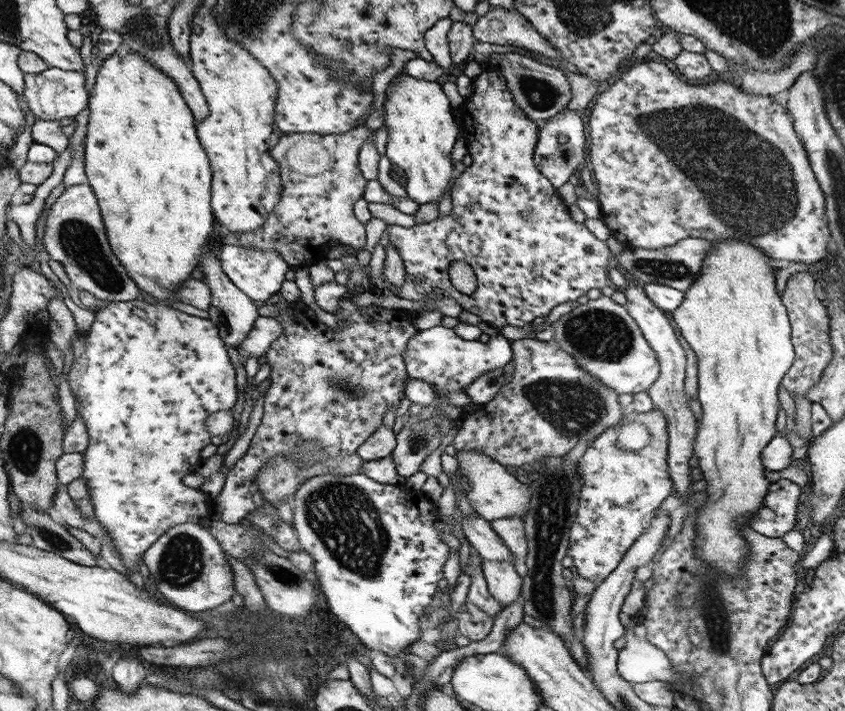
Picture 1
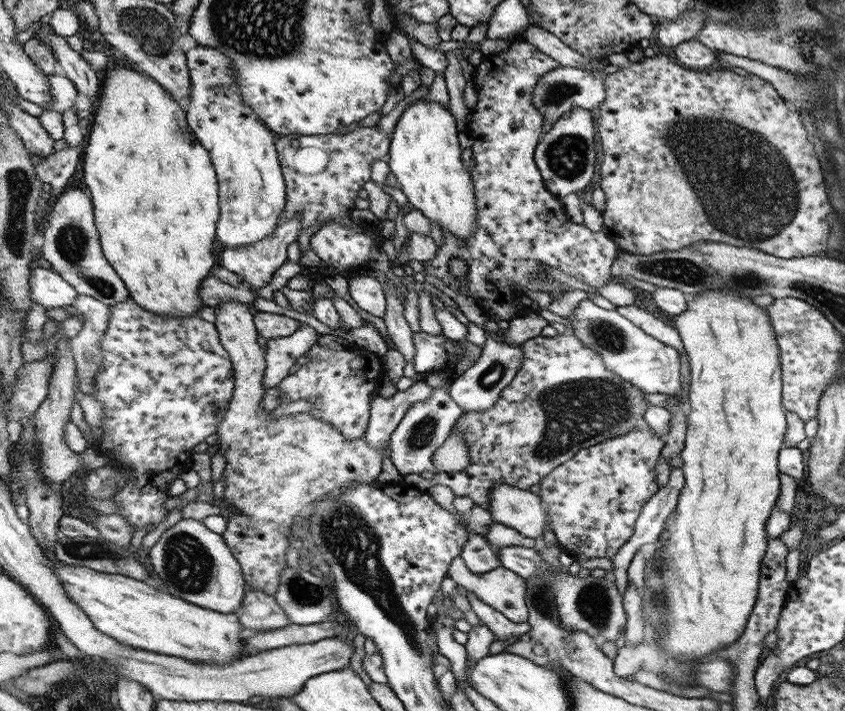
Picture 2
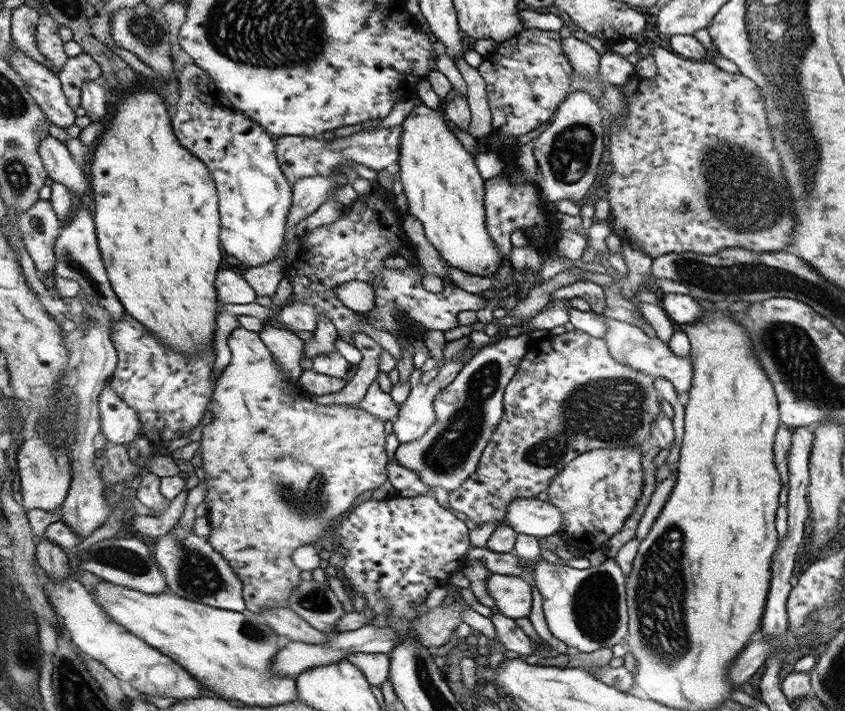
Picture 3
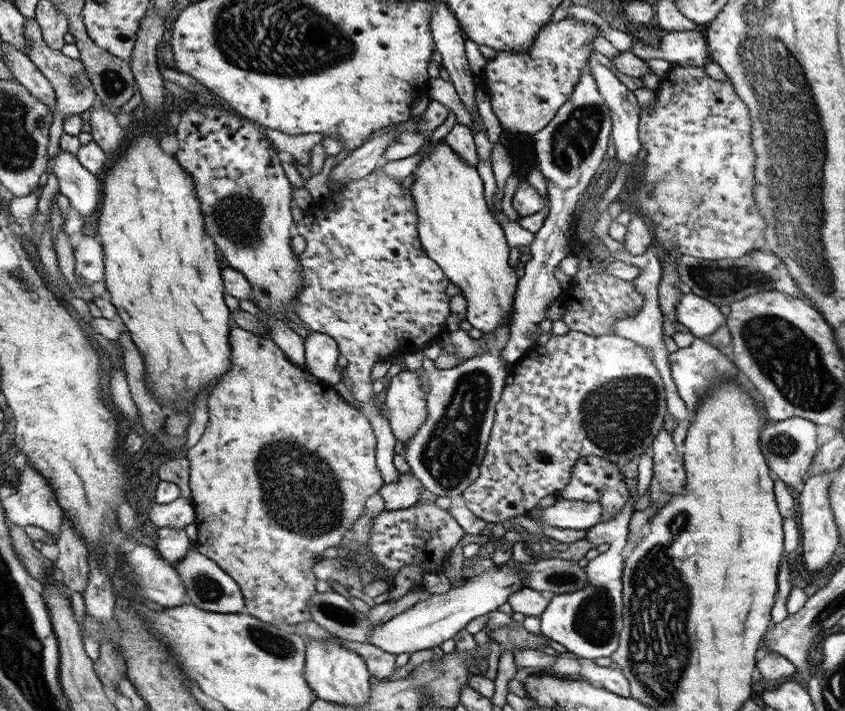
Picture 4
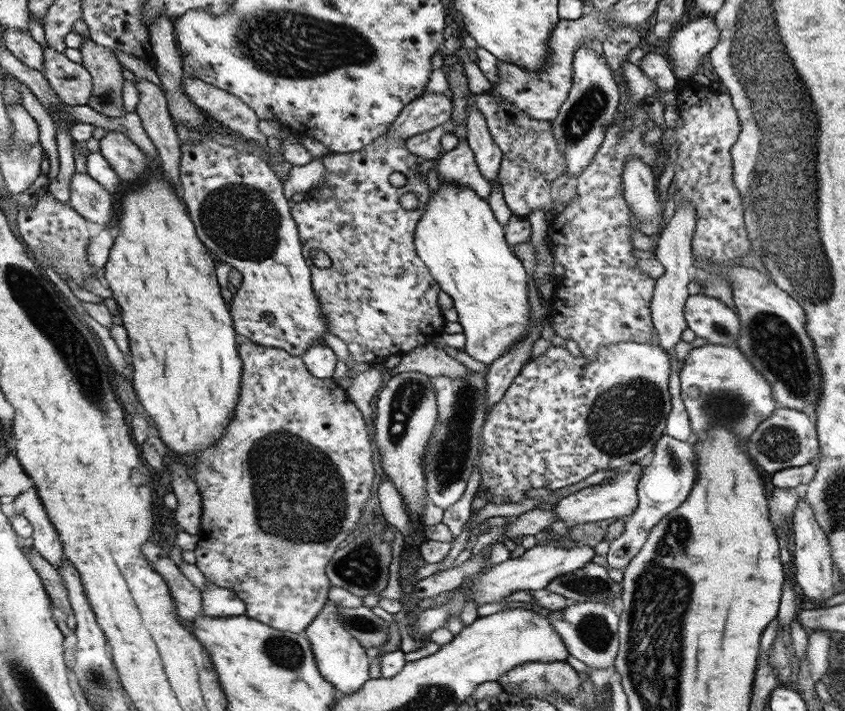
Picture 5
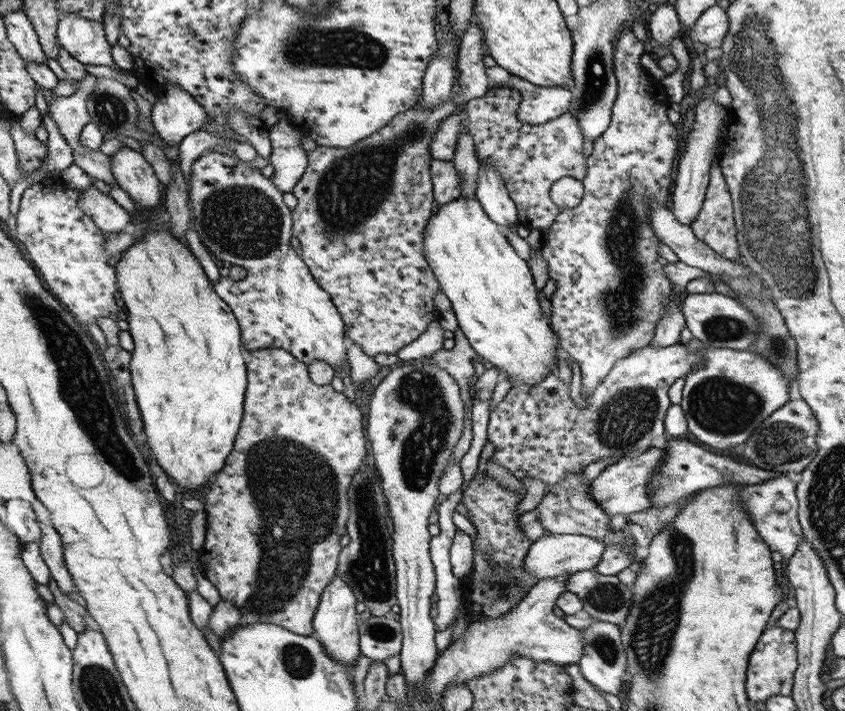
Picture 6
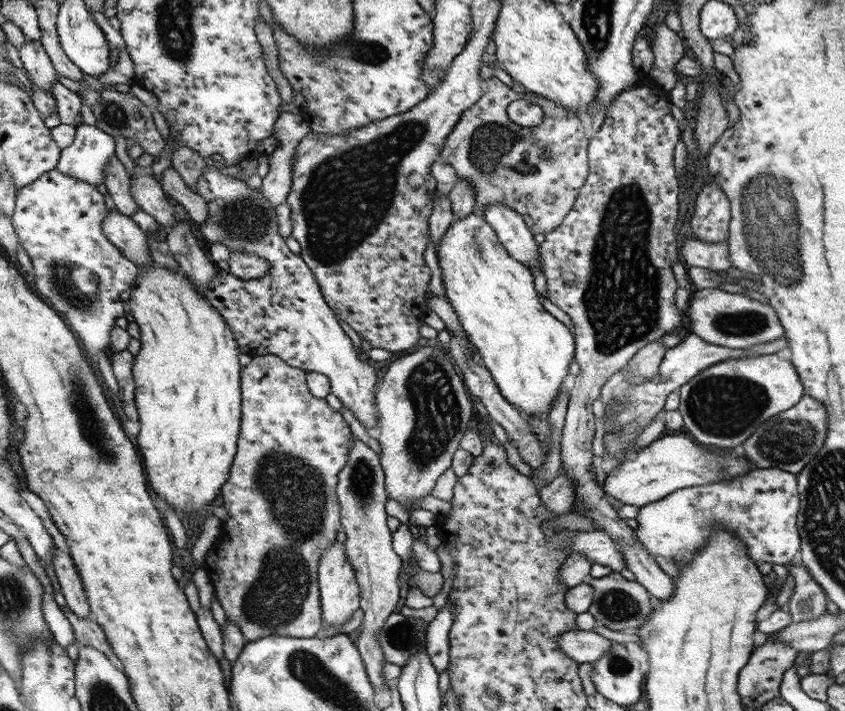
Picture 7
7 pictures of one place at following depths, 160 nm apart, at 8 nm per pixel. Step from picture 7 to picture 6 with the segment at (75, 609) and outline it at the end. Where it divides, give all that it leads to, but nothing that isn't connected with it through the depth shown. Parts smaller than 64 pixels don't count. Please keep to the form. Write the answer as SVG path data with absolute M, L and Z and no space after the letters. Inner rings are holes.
M42 525L43 536L39 540L39 549L42 558L48 565L51 572L51 578L57 582L60 590L67 595L75 594L72 591L72 577L67 569L64 555L63 542L58 531L52 525Z

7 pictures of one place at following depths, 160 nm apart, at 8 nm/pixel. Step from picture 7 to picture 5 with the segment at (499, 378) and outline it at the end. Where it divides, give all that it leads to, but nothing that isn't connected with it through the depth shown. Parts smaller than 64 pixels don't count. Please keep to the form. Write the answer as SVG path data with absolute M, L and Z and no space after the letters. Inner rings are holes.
M440 183L424 212L415 229L419 258L454 302L466 337L464 352L490 366L525 337L530 324L526 270L510 252L504 230L494 218L488 202L484 202L473 188Z

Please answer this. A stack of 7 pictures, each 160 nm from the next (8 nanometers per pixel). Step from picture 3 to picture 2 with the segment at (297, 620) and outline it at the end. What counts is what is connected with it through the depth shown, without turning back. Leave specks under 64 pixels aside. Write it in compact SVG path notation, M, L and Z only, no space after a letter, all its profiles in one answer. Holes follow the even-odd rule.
M247 587L243 604L238 610L239 621L255 631L269 631L287 627L290 622L276 599L266 591Z

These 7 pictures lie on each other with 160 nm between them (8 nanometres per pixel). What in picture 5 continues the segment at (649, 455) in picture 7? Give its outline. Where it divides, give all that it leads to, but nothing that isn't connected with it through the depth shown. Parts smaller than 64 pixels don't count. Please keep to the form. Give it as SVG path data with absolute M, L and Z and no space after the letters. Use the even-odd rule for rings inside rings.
M638 462L632 464L628 471L618 473L614 479L590 485L562 498L553 508L557 520L562 520L568 527L586 522L600 522L608 518L627 518L639 507L638 484L643 468Z

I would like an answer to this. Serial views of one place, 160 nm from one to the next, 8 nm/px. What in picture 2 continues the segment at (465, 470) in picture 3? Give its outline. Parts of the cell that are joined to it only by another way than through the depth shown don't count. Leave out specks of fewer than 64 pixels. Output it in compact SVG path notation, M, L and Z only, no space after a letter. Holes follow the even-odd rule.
M489 336L484 339L481 347L482 354L480 358L476 359L474 366L470 366L464 374L452 379L450 385L449 395L455 403L459 404L463 413L493 408L496 399L501 395L502 390L512 382L524 360L521 346L508 345L504 341L498 343ZM455 426L445 443L435 450L431 458L440 473L462 472L469 465L469 452L465 443L465 434Z

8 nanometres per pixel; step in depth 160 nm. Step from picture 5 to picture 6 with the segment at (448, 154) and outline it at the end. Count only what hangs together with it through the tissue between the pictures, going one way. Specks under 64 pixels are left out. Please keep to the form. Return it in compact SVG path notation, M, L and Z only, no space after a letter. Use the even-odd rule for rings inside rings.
M436 159L432 161L431 165L432 178L435 181L436 202L439 202L440 206L442 206L459 199L462 185L454 160L443 161Z

